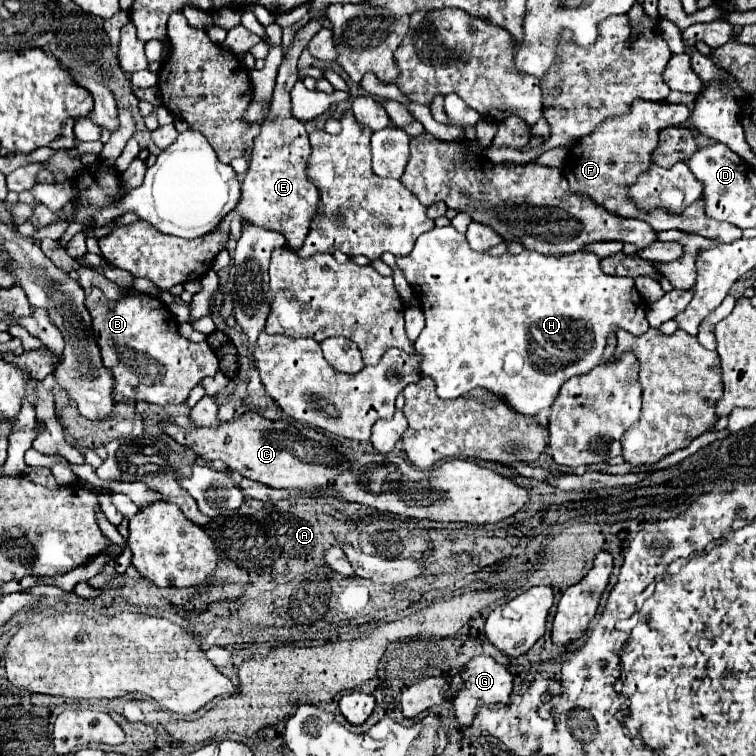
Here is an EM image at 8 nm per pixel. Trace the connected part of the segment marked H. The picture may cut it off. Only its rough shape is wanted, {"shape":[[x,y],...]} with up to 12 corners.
{"shape":[[452,224],[396,258],[440,398],[524,416],[644,334],[632,278],[584,250],[474,252]]}

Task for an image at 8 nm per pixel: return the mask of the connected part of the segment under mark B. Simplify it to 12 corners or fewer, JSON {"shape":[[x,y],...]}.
{"shape":[[138,292],[86,308],[114,390],[180,404],[218,372],[208,342],[178,334]]}

